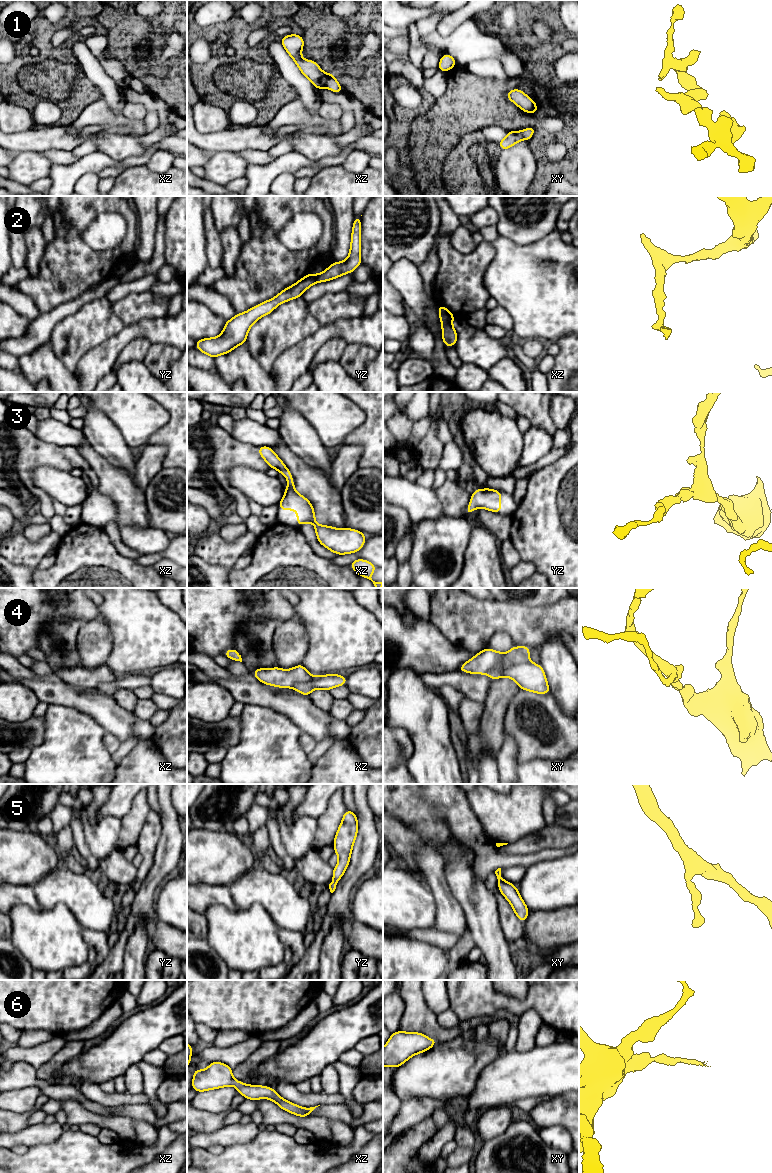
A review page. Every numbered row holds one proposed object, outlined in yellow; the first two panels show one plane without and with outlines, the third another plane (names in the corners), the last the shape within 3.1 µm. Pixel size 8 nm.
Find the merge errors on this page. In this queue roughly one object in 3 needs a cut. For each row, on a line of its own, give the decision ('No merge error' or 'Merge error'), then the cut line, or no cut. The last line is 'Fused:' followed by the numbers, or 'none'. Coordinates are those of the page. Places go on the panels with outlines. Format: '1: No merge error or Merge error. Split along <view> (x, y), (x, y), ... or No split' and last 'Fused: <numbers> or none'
1: Merge error. Split along xz (333, 74), (324, 86)
2: No merge error. No split
3: No merge error. No split
4: No merge error. No split
5: No merge error. No split
6: No merge error. No split
Fused: 1

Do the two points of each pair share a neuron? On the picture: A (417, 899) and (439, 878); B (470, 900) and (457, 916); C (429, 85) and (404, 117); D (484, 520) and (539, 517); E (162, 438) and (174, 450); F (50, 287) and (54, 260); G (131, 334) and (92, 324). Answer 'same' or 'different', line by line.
A: different
B: different
C: different
D: different
E: same
F: same
G: different

